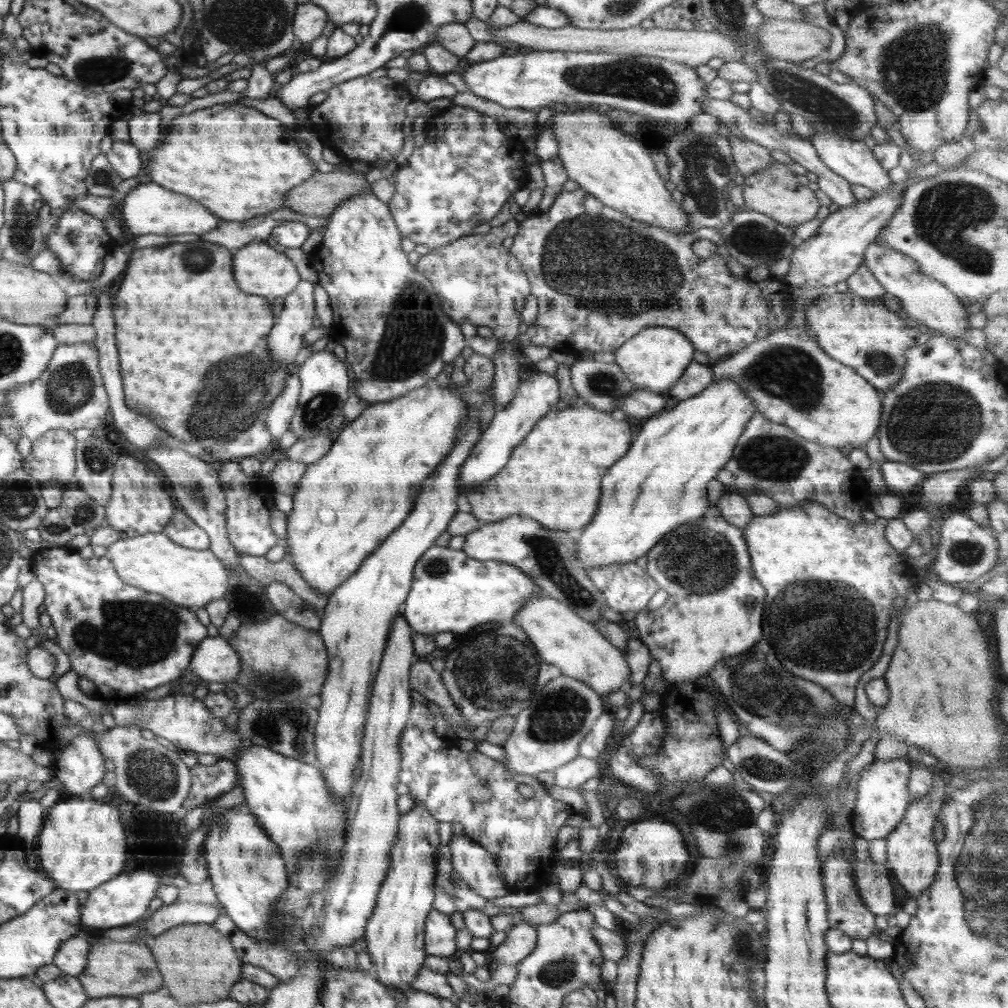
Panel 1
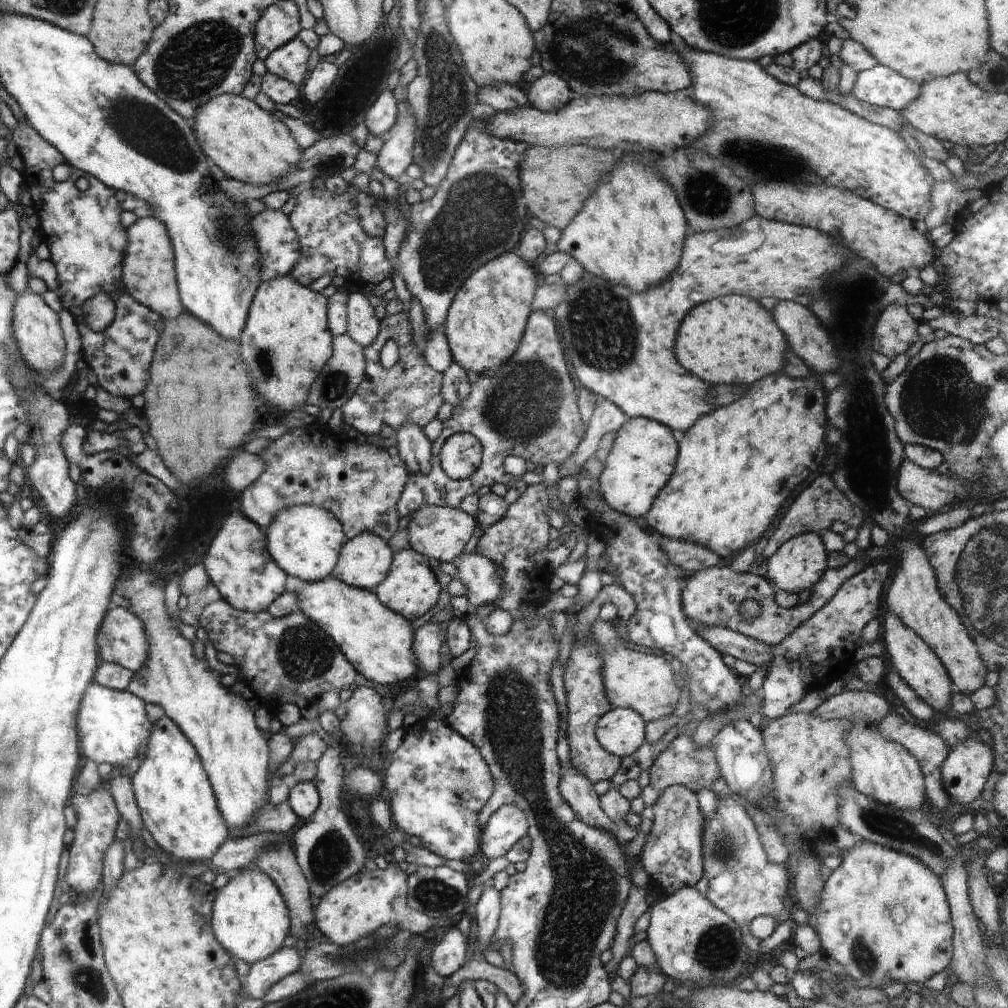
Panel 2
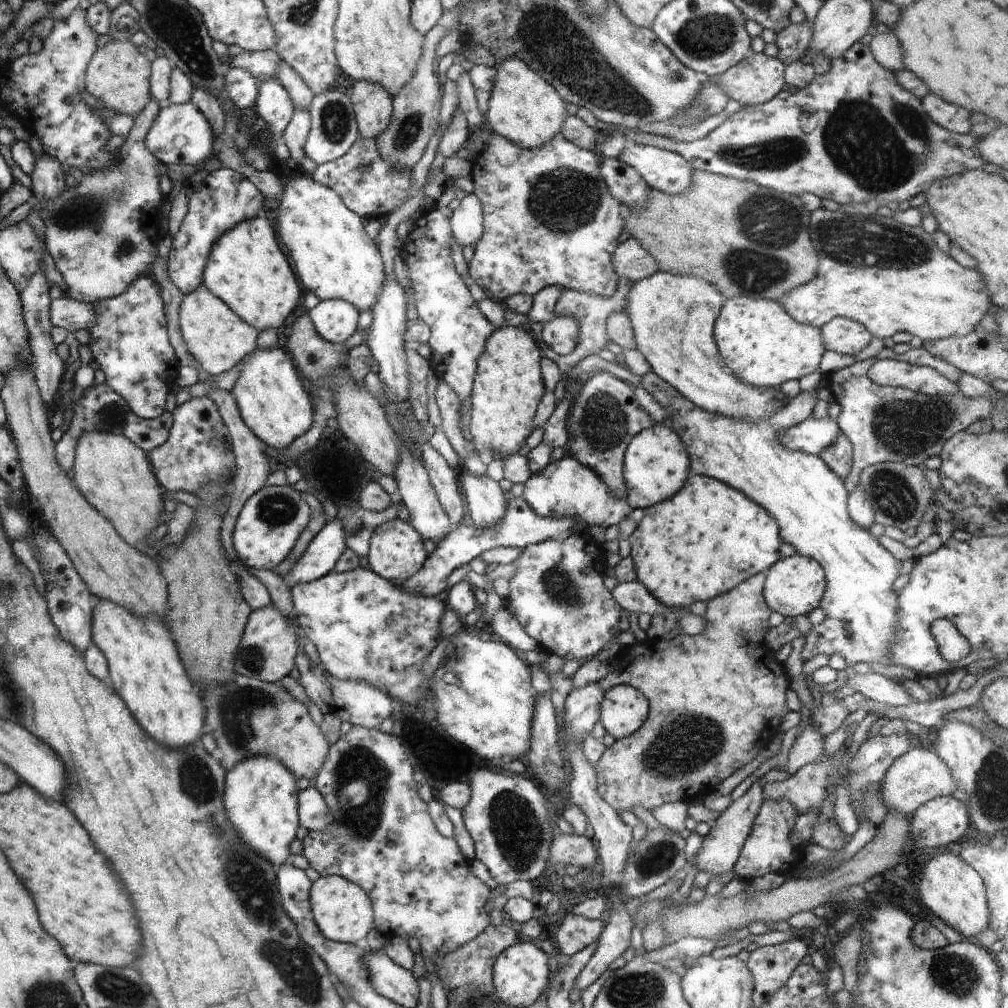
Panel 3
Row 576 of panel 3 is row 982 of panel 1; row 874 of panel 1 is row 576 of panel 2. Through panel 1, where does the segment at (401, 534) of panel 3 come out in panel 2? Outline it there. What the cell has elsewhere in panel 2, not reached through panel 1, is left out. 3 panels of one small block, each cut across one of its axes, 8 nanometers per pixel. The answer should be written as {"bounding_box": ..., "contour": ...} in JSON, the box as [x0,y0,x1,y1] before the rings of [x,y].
{"bounding_box":[375,548,442,622],"contour":[[[410,548],[394,554],[388,577],[380,582],[375,594],[383,606],[412,622],[436,606],[442,590],[429,559]]]}

